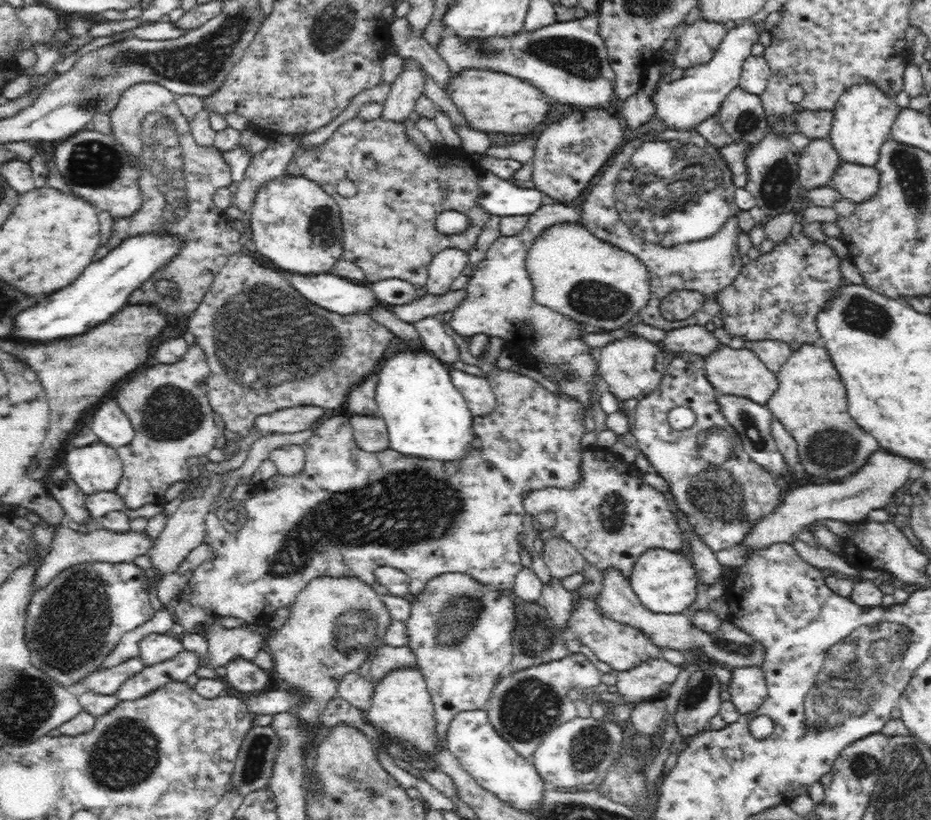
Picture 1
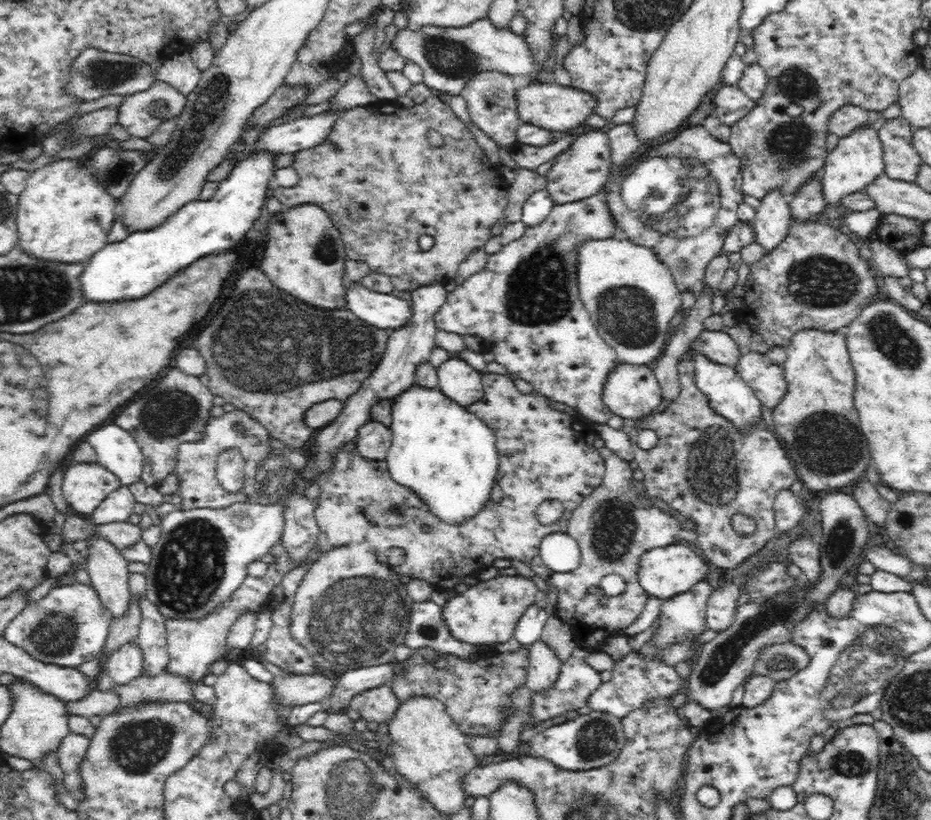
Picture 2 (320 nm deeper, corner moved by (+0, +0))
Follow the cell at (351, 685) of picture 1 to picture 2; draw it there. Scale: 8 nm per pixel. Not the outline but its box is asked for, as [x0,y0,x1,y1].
[348,685,400,724]

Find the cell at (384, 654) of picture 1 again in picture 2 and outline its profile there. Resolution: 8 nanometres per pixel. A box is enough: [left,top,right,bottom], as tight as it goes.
[390,645,529,738]

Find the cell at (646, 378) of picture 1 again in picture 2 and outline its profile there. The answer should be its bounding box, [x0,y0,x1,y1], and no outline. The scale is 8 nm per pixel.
[603,362,662,420]

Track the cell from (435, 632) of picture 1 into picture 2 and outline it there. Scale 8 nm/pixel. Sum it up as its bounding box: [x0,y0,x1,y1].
[443,572,541,649]

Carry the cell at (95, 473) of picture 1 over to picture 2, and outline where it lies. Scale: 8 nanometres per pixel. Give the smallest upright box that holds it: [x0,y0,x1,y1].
[61,462,120,517]

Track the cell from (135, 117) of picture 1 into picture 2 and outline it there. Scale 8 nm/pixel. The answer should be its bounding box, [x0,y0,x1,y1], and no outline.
[117,81,185,139]

